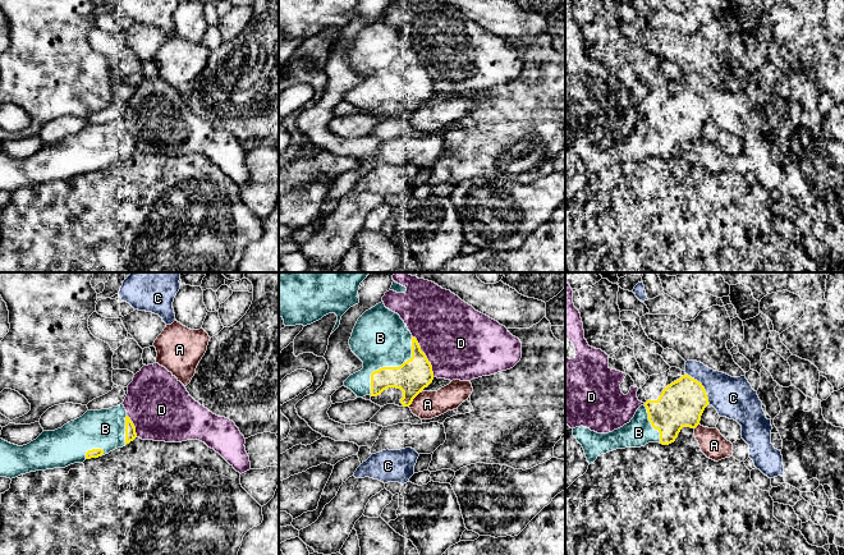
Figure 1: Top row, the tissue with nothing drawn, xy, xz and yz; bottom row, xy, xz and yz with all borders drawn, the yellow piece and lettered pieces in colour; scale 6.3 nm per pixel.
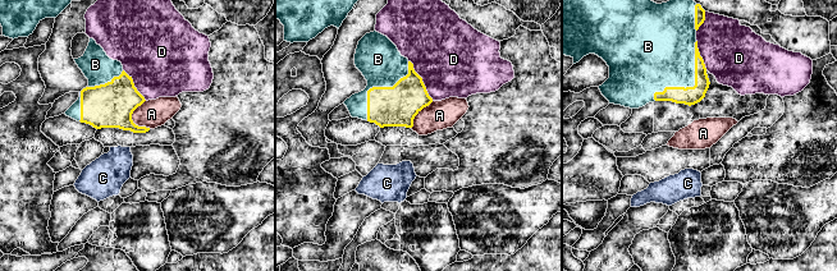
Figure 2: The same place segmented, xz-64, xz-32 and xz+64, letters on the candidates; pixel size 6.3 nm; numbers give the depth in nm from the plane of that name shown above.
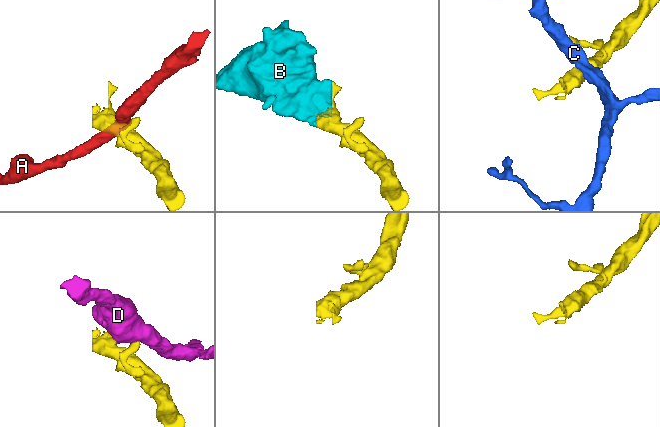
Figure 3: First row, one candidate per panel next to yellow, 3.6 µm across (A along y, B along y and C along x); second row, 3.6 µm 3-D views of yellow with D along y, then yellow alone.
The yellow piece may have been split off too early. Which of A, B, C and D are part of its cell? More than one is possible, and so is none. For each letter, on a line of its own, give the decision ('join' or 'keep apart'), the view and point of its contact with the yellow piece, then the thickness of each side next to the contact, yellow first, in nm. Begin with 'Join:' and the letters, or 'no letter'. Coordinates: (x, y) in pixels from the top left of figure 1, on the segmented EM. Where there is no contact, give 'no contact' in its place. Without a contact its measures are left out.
Join: B
A: keep apart; meets yellow in xz at (414, 397); 200 nm thick on the yellow side, 180 nm on the other
B: join; meets yellow in xz at (390, 367); 200 nm thick on the yellow side, 360 nm on the other
C: keep apart; meets yellow in yz at (702, 386); 280 nm thick on the yellow side, 260 nm on the other
D: keep apart; meets yellow in xz at (425, 356); 200 nm thick on the yellow side, 460 nm on the other

